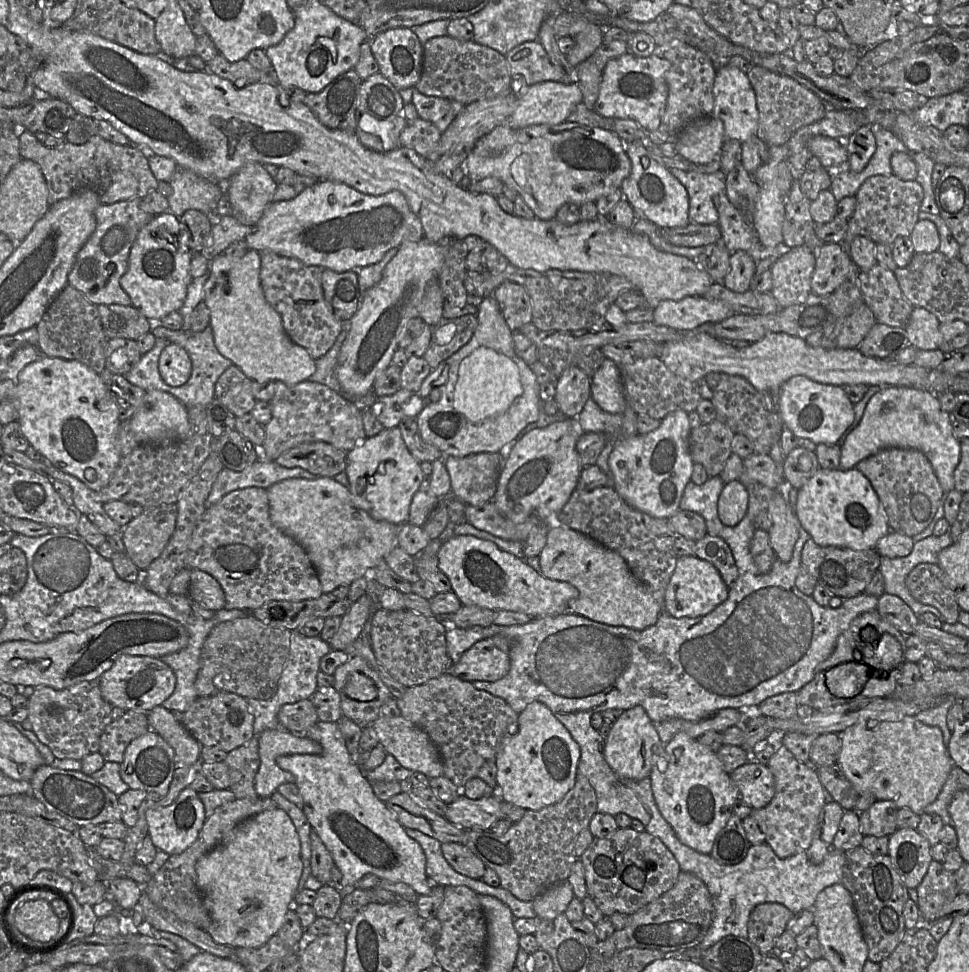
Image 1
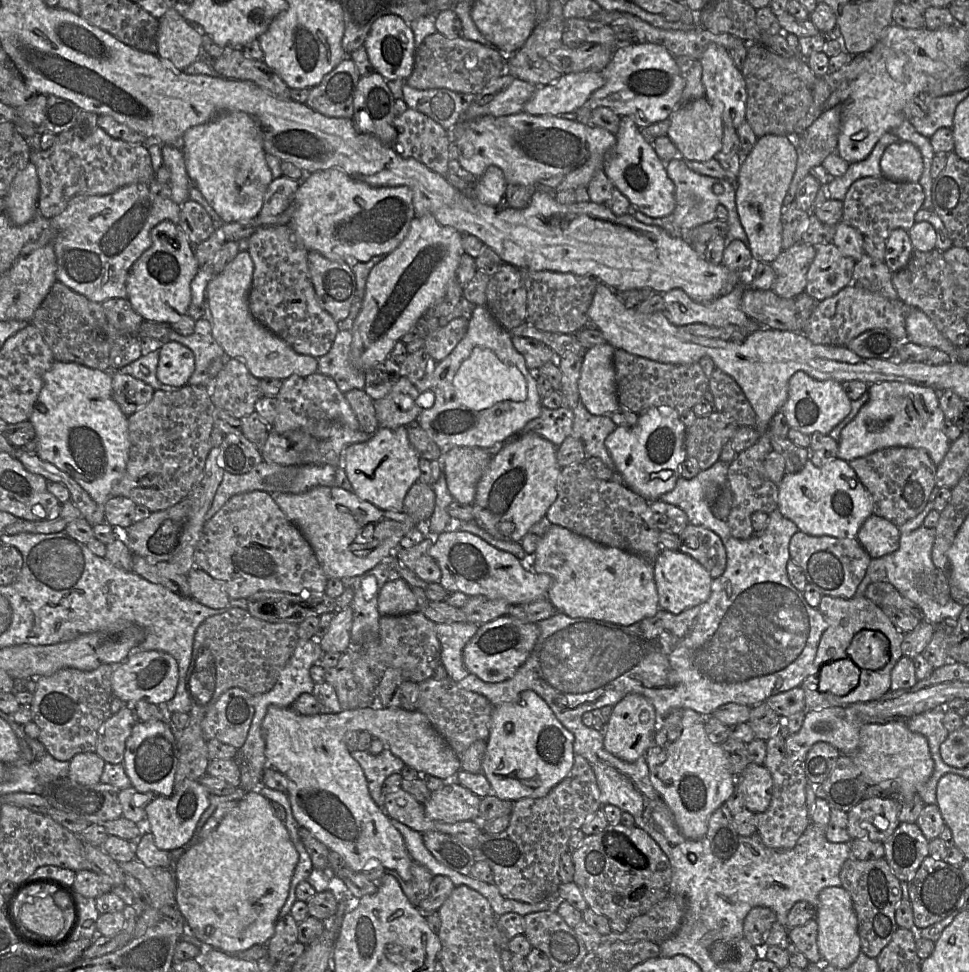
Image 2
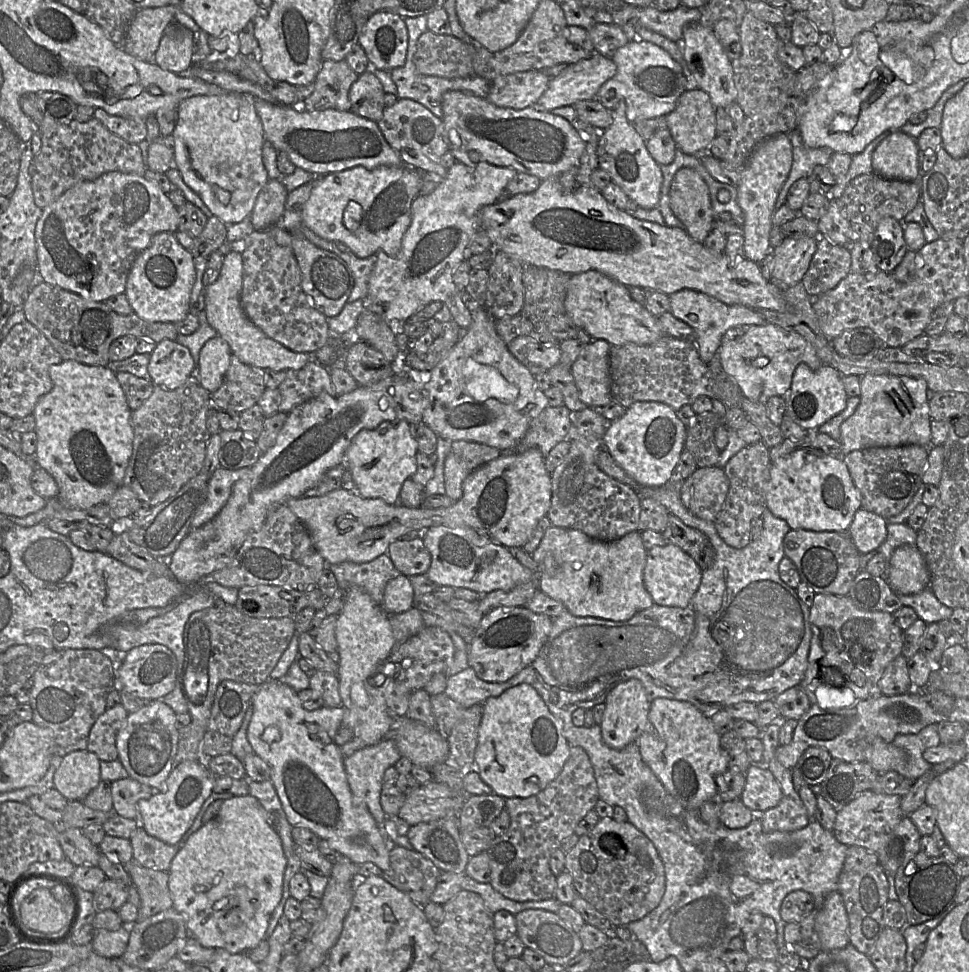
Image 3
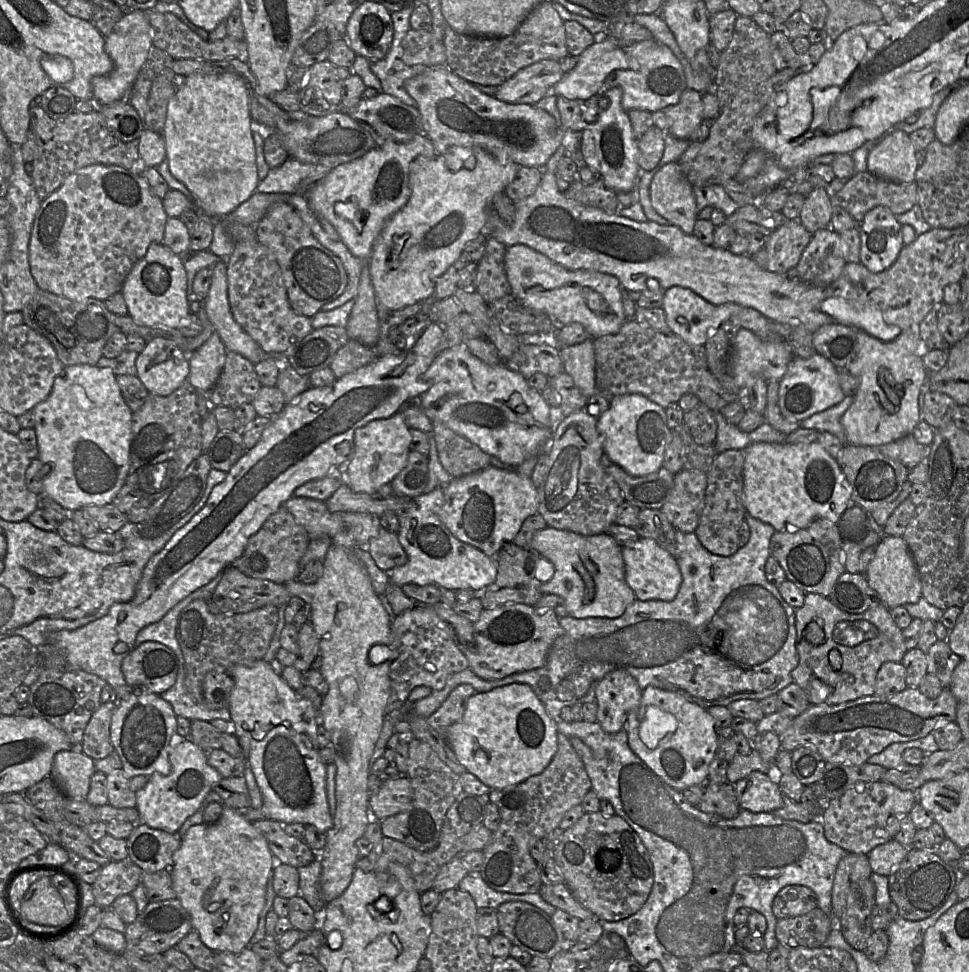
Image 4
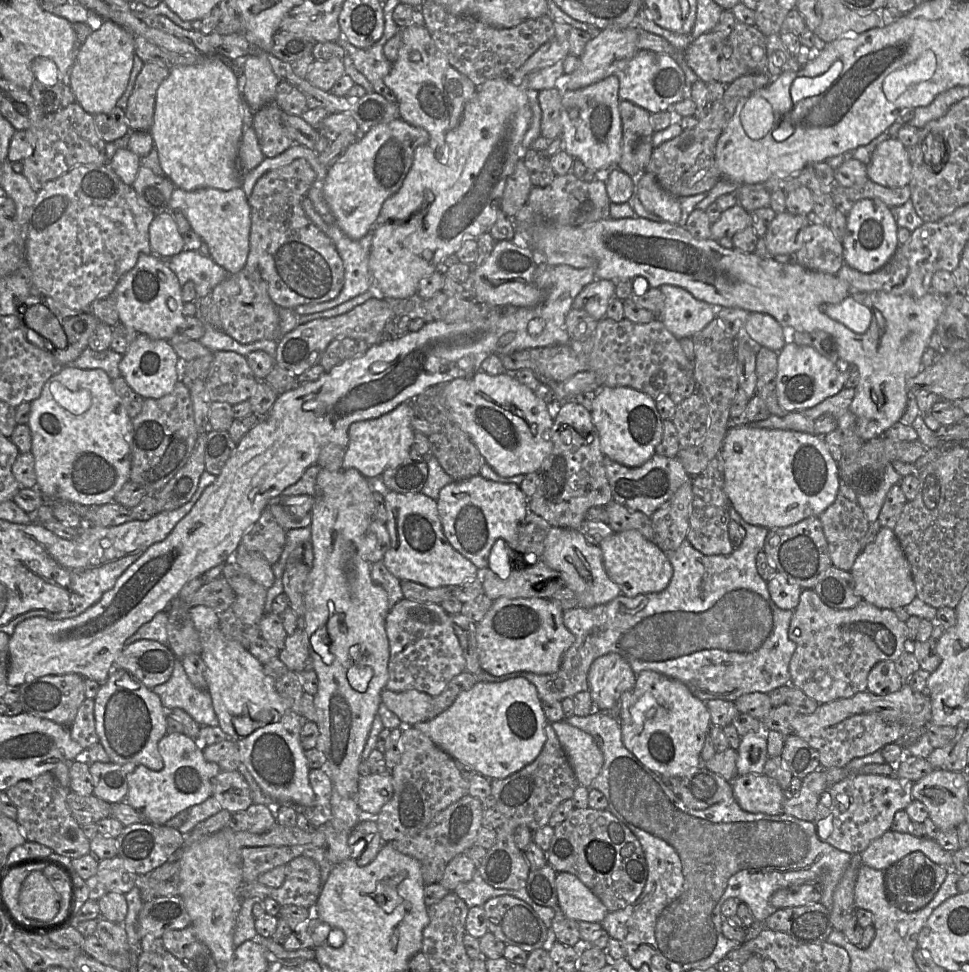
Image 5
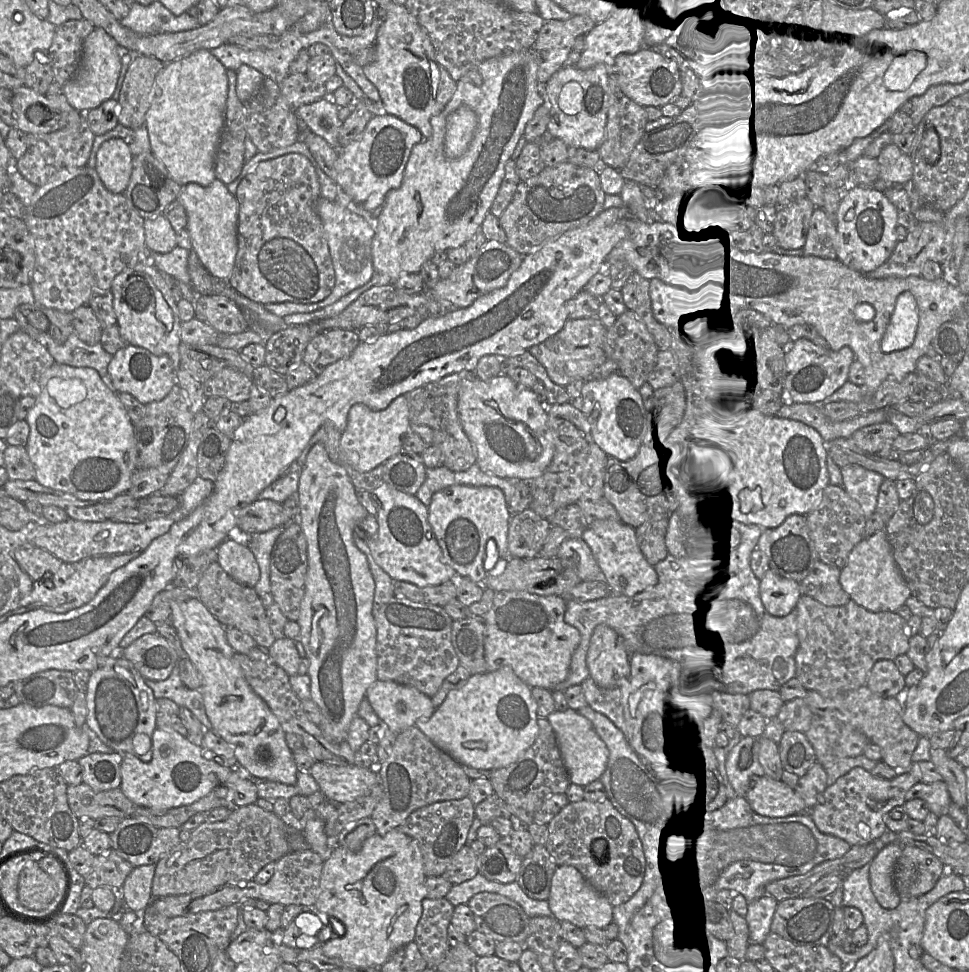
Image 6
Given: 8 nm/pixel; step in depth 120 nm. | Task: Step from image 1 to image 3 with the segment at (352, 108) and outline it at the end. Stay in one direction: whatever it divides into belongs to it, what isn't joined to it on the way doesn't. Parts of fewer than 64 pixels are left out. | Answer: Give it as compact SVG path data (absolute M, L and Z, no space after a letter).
M324 60L310 96L299 102L305 111L350 111L349 90L359 75L345 60Z

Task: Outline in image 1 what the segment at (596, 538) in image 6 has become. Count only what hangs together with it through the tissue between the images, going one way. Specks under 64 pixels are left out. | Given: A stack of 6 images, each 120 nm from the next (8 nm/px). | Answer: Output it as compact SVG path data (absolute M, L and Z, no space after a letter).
M680 556L665 591L663 611L675 618L704 616L724 602L728 592L729 586L713 564L696 556Z

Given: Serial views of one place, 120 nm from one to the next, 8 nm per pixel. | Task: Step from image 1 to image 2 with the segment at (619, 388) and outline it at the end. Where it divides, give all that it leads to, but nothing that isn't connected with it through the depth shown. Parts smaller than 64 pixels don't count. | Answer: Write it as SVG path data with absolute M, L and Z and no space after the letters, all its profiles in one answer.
M609 343L586 349L578 381L580 401L593 415L610 416L619 406L615 369L615 348Z

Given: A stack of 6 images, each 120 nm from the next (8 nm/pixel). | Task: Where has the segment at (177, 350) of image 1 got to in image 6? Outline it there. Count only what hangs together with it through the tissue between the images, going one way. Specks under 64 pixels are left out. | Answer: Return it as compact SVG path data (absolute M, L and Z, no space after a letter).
M130 344L113 355L108 365L108 373L116 393L128 393L144 405L164 399L176 384L170 357L156 356L144 348Z

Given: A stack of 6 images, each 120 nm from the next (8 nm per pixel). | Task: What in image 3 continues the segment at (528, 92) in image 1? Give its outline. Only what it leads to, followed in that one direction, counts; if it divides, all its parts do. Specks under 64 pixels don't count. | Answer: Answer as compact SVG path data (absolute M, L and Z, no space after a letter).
M593 52L589 58L568 65L558 76L550 79L547 89L534 107L542 111L551 111L562 106L573 106L578 101L592 100L600 87L616 72L617 66L611 57Z

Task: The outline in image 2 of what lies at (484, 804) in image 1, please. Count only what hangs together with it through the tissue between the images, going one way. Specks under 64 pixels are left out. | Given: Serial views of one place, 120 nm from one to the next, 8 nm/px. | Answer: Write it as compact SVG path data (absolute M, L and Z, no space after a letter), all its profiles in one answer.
M446 781L443 788L433 791L429 800L423 804L428 818L444 823L459 821L478 821L479 804L481 798L455 781Z

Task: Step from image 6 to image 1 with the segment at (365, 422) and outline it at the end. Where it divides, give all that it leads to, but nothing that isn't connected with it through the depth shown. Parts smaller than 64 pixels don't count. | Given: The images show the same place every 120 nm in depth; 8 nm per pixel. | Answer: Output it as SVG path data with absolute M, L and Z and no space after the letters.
M385 428L379 434L347 452L346 473L354 504L375 520L395 525L408 522L414 494L420 489L424 475L420 462L414 458L403 439L400 428Z

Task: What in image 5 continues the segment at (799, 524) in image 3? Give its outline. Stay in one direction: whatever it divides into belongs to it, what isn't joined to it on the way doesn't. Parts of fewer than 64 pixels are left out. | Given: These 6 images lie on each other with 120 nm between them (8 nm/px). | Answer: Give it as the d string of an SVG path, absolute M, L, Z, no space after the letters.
M750 424L731 425L721 451L725 492L731 506L745 522L768 530L795 525L800 521L819 516L836 499L840 486L840 467L820 436L792 430L767 429Z

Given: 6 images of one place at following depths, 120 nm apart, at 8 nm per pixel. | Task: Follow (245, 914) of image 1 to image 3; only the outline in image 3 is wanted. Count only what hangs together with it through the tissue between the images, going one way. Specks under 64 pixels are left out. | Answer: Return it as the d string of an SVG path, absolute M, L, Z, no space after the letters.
M249 794L225 799L223 800L218 814L211 821L203 824L188 838L185 845L177 852L171 862L168 871L168 886L173 901L173 908L183 916L189 935L194 936L202 946L207 948L226 949L232 954L245 953L246 951L255 948L262 940L265 940L264 936L271 915L282 899L283 877L286 865L287 859L283 851L281 839L274 827L268 821L268 814L259 801Z

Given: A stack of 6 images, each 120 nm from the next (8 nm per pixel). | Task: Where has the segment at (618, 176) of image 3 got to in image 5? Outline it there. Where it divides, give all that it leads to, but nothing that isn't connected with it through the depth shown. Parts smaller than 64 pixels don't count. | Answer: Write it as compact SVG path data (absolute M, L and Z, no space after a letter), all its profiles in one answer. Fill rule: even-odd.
M610 75L594 84L577 90L562 90L560 121L561 150L580 159L595 172L602 168L616 167L621 157L622 122L619 112L619 80ZM570 109L577 109L579 116L572 119Z

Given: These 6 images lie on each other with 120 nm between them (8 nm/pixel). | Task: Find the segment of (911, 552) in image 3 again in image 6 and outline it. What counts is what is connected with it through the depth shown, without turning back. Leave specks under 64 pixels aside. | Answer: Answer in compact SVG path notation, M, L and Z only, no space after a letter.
M885 530L862 539L850 552L839 582L850 599L872 612L896 612L912 595L893 558Z

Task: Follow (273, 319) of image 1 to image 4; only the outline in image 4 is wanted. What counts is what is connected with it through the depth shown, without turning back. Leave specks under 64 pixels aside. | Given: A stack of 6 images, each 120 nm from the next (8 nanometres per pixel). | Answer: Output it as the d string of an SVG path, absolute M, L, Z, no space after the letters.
M220 261L214 267L212 282L205 298L208 320L230 352L235 352L257 364L270 357L235 321L228 299L227 263Z

